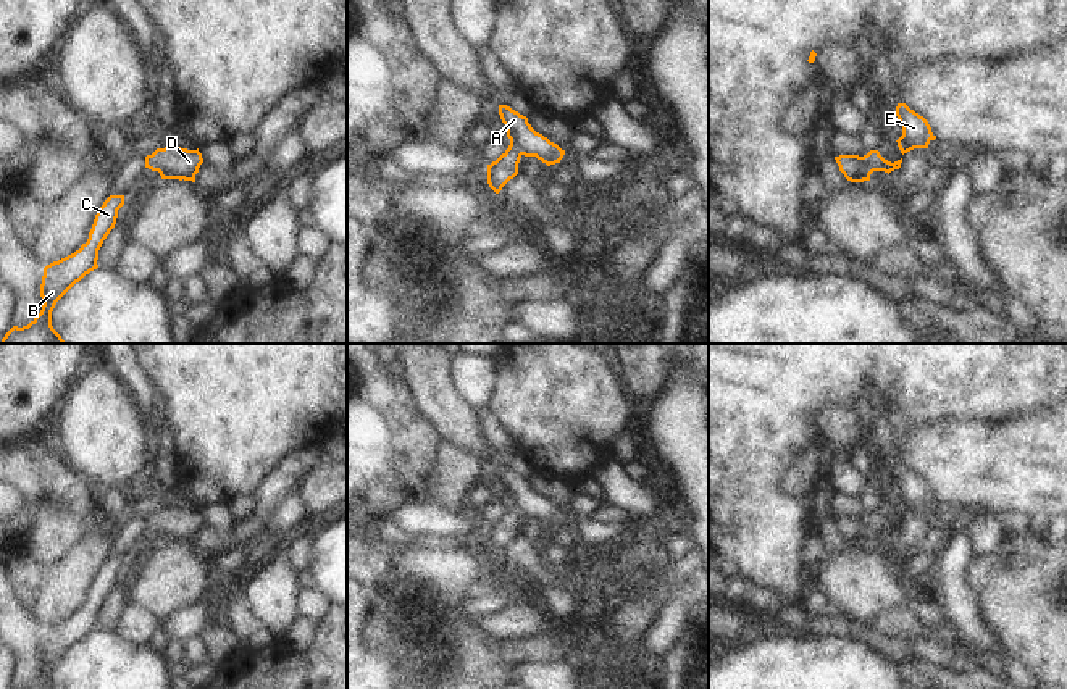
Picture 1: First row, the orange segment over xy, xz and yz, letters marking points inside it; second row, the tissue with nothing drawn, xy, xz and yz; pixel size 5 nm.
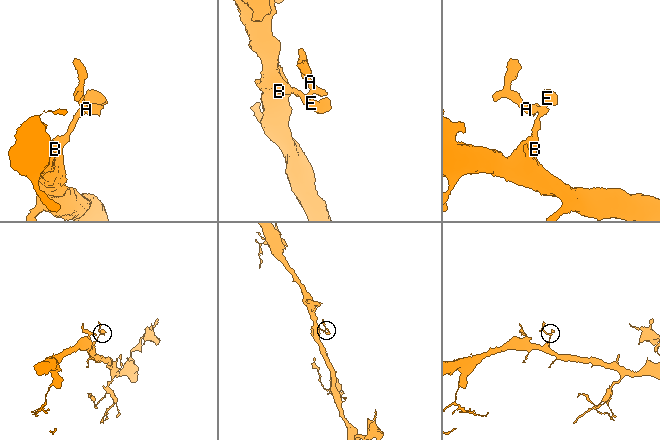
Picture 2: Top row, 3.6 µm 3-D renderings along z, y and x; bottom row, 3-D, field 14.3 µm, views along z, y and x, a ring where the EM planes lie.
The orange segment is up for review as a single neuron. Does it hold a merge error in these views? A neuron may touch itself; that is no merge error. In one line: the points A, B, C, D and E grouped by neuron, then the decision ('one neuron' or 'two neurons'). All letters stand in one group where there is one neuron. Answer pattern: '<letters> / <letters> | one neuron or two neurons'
A B C D E | one neuron

